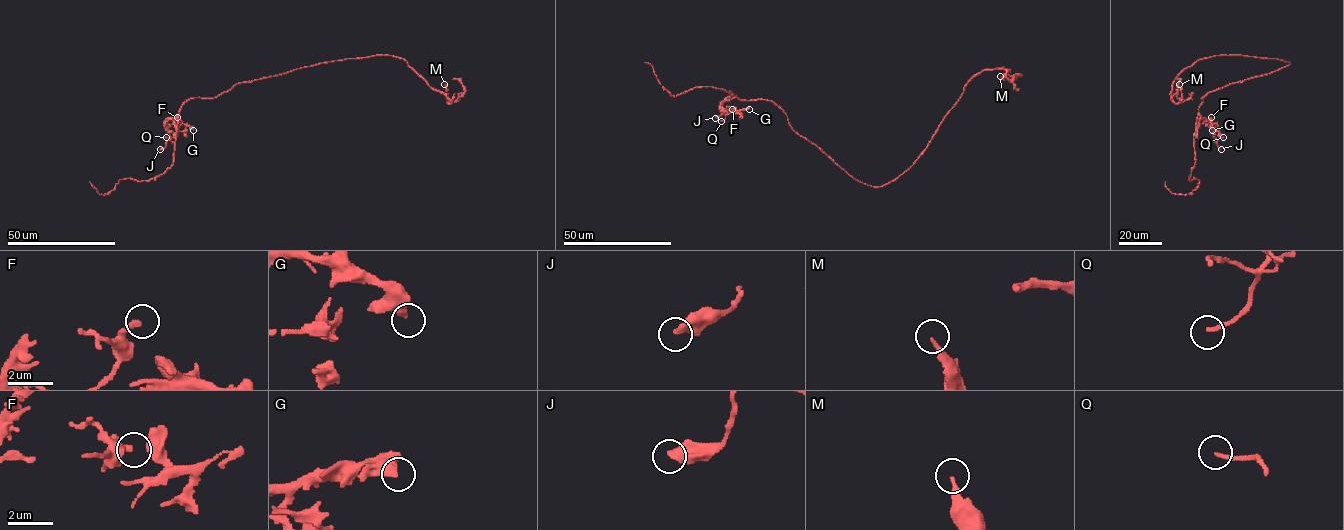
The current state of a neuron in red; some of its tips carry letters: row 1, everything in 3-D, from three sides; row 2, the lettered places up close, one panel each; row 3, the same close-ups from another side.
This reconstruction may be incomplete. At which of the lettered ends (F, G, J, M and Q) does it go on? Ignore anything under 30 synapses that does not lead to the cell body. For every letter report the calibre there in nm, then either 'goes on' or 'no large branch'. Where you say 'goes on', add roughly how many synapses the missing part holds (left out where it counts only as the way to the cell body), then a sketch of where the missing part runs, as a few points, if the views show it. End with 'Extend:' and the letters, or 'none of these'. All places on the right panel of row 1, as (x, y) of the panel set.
F: calibre 220 nm; no large branch
G: calibre 400 nm; no large branch
J: calibre 360 nm; no large branch
M: calibre 200 nm; no large branch
Q: calibre 170 nm; no large branch
Extend: none of these

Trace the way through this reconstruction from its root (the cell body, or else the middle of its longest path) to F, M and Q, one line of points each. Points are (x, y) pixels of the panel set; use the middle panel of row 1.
F: (830, 157), (799, 136), (786, 114), (770, 101), (735, 96), (720, 108), (732, 109)
M: (830, 157), (853, 178), (882, 187), (917, 159), (973, 77), (984, 70), (1004, 69), (1006, 73), (1000, 76)
Q: (830, 157), (799, 136), (786, 114), (770, 101), (727, 99), (721, 105), (727, 113), (721, 121)

